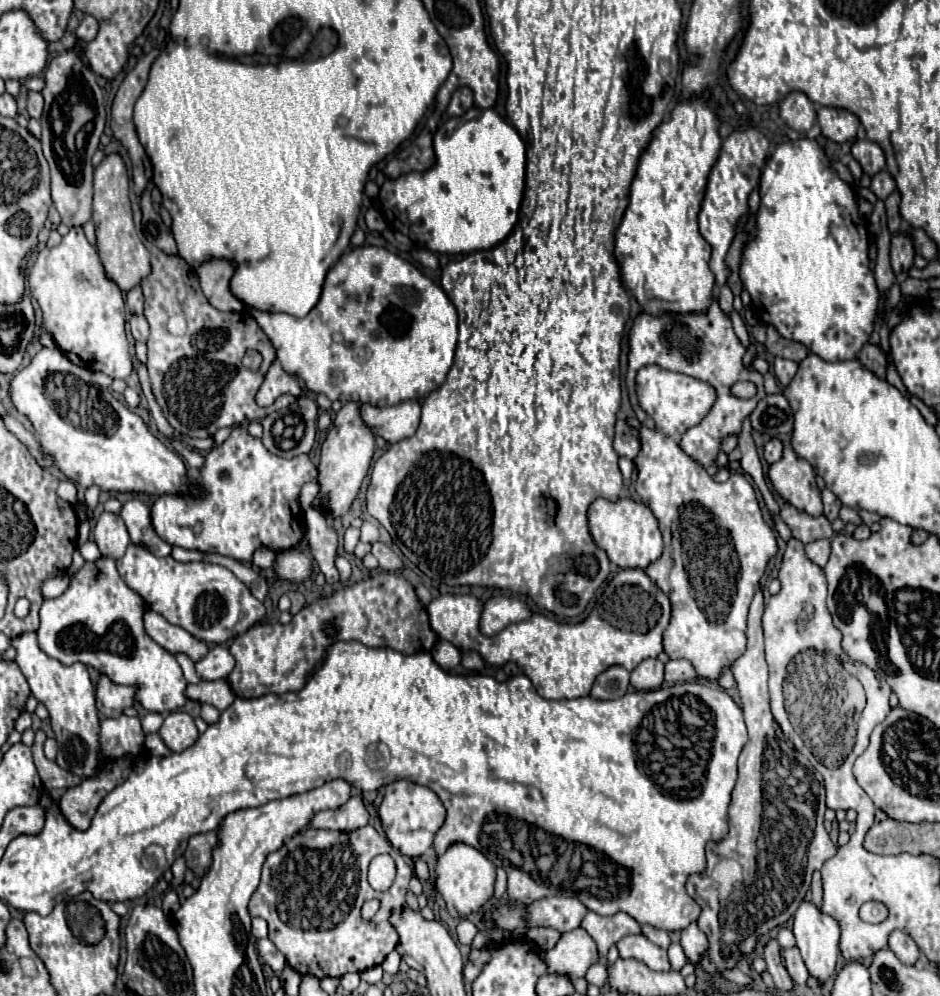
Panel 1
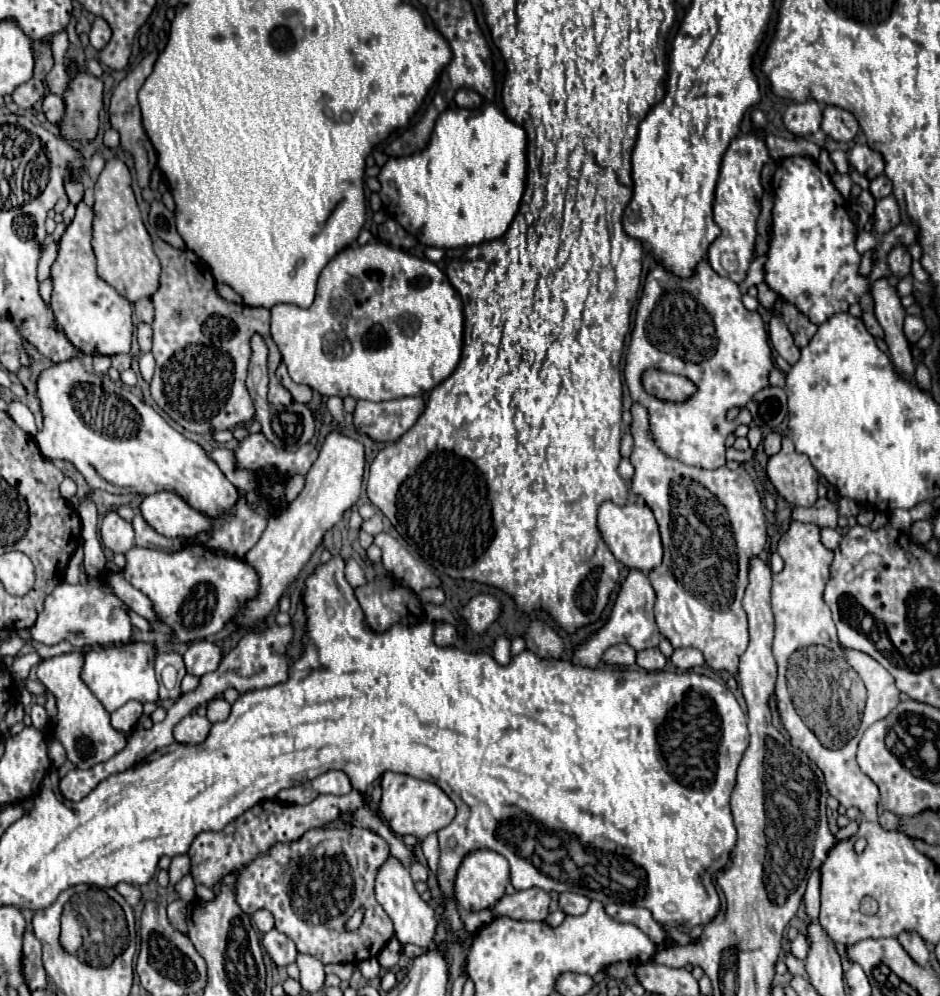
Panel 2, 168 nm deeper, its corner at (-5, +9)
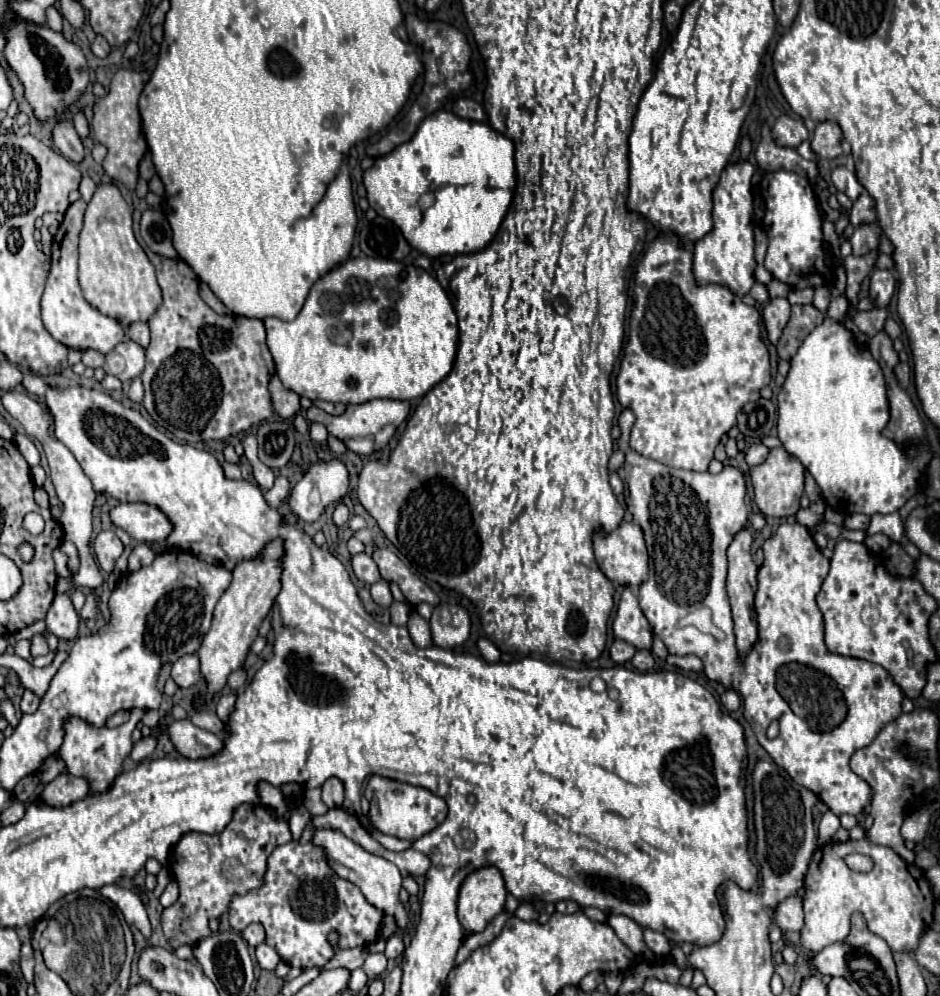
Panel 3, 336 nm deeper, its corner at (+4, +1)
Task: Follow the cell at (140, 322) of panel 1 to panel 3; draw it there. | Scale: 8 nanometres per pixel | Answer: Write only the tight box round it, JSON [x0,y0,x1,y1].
[104,339,144,381]

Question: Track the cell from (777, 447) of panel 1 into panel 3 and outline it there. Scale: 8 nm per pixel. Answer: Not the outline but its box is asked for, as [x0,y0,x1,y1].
[746,443,770,467]

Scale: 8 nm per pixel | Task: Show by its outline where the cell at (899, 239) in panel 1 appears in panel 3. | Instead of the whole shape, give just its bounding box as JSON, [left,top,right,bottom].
[870,269,896,307]

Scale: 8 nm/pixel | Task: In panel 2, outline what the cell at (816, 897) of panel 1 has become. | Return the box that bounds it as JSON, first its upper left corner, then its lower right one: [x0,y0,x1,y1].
[803,871,819,913]

